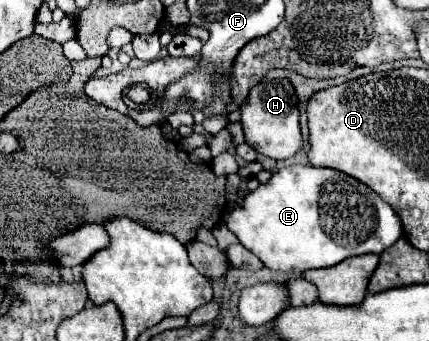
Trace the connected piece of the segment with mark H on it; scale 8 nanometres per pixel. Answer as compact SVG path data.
M271 80L259 82L251 88L249 96L239 108L241 126L245 134L245 142L255 148L259 154L265 154L273 160L287 160L301 150L301 130L299 130L299 106L297 94L289 80Z

